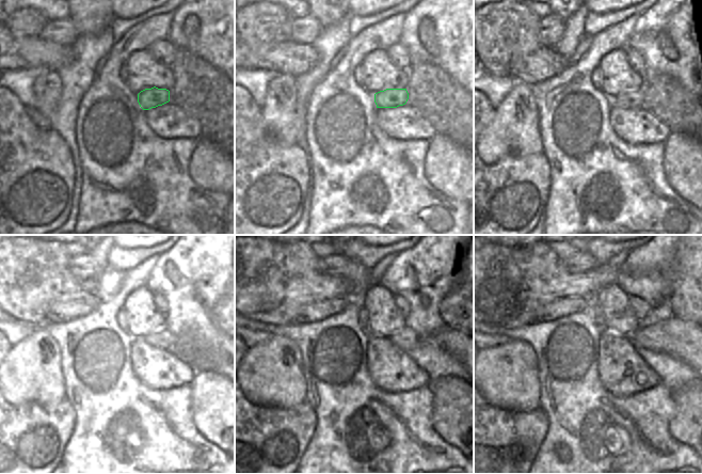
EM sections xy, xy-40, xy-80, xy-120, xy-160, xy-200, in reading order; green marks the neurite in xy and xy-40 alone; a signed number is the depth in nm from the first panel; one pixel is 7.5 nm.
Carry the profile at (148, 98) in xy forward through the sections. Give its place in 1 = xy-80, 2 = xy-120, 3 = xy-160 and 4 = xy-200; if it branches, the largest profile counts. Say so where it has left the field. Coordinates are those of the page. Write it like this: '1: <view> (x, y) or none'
1: xy-80 (631, 98)
2: xy-120 (162, 338)
3: xy-160 (450, 340)
4: xy-200 (685, 341)

